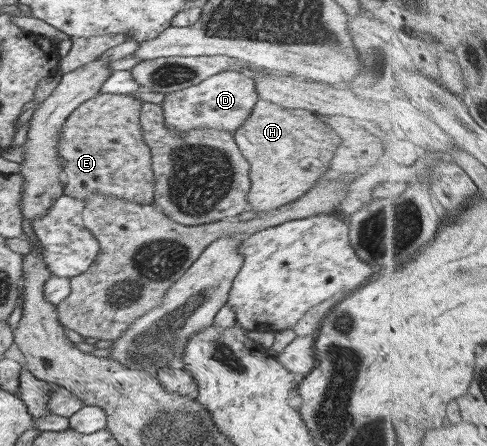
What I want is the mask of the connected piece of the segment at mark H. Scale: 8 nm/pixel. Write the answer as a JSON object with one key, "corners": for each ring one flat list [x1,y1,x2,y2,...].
{"corners":[[258,100,254,110,241,127,234,132,233,138,242,155,249,163,251,189,248,207,256,213,277,210,286,203,294,202,308,194,317,180,330,170,330,159,334,149,340,145,340,137,326,125,314,112,305,109,292,109,266,100]]}

